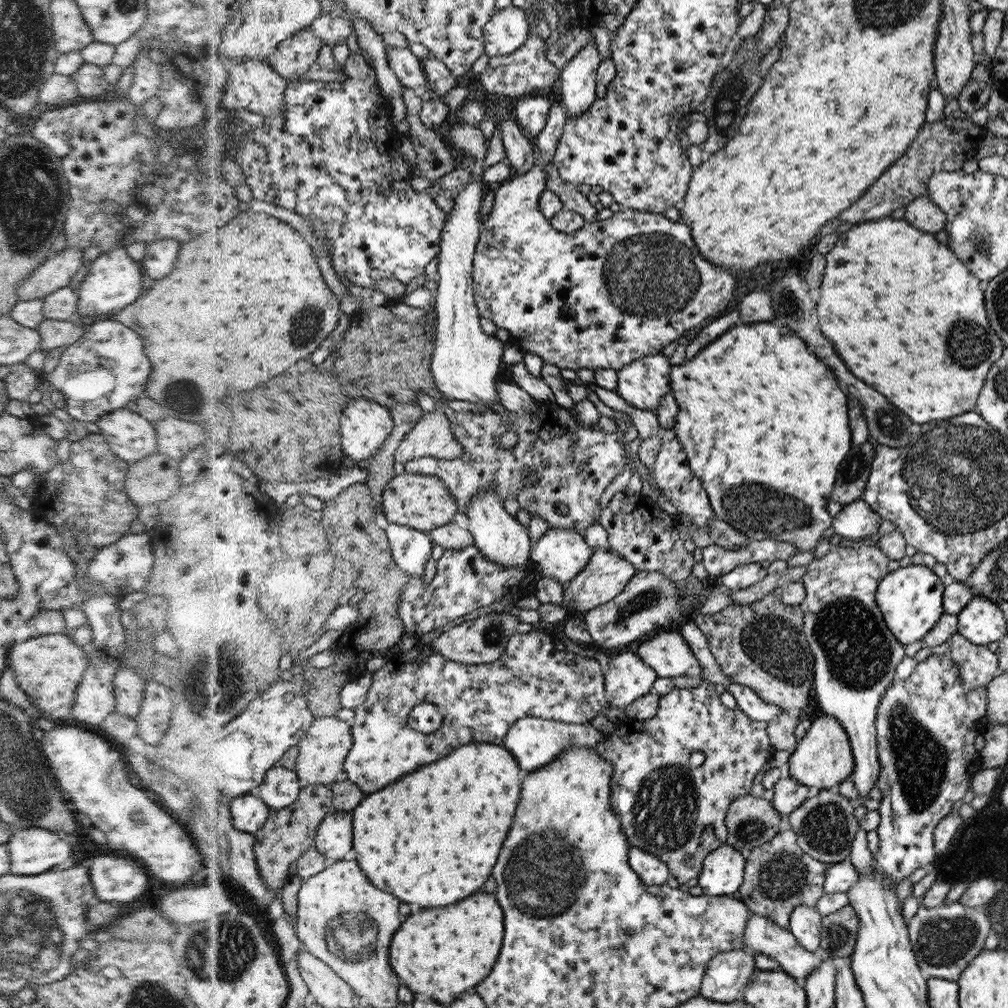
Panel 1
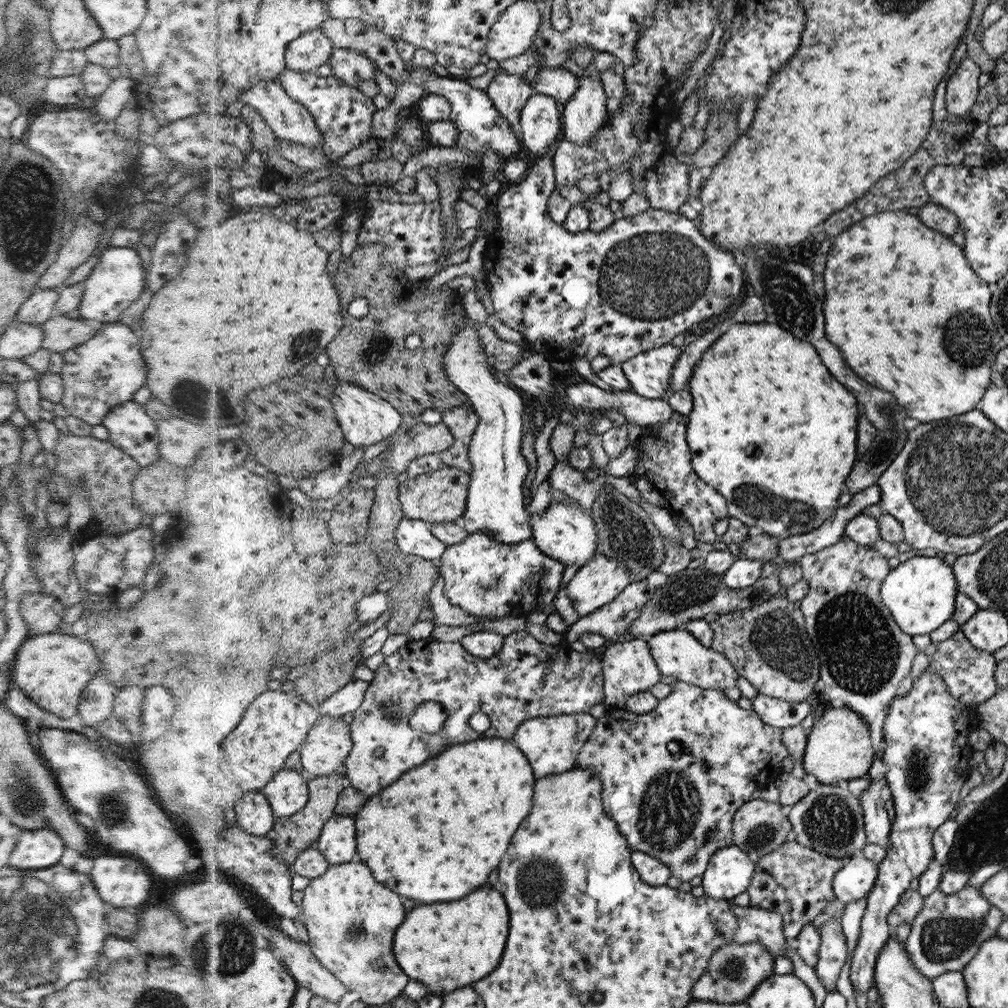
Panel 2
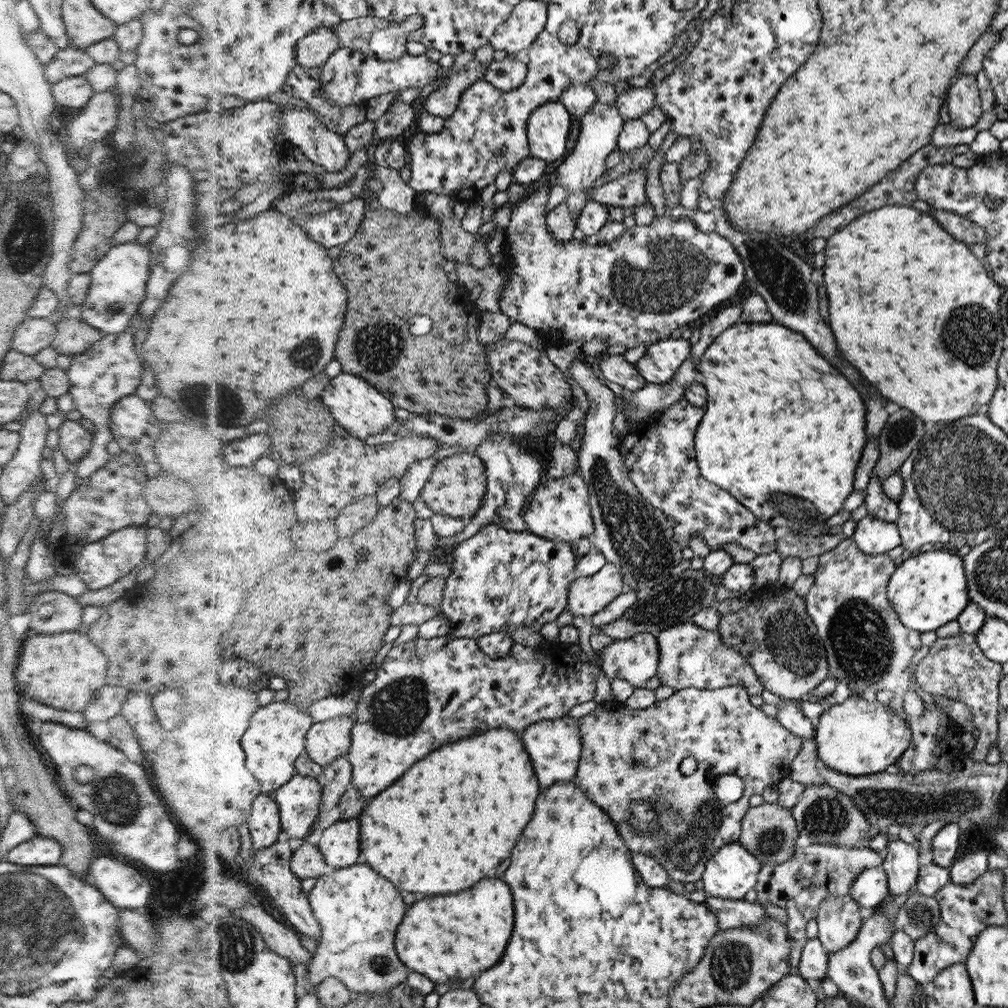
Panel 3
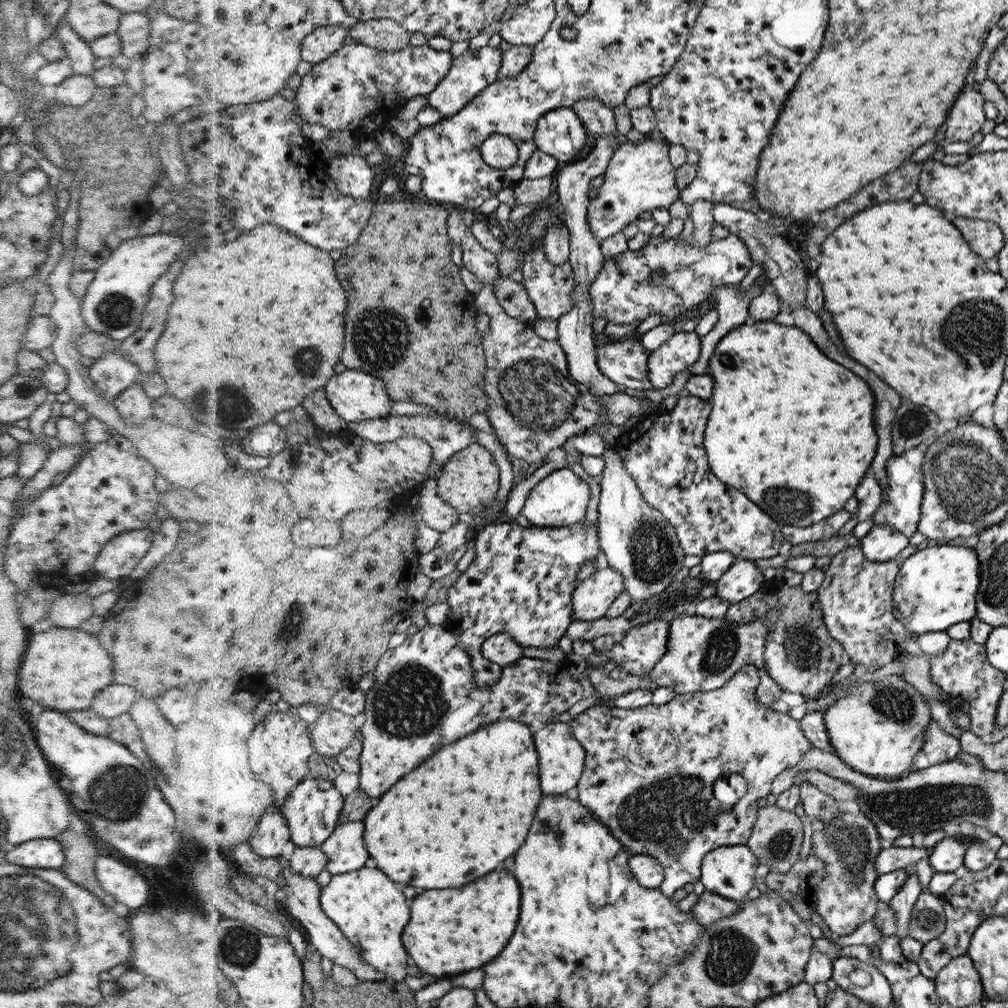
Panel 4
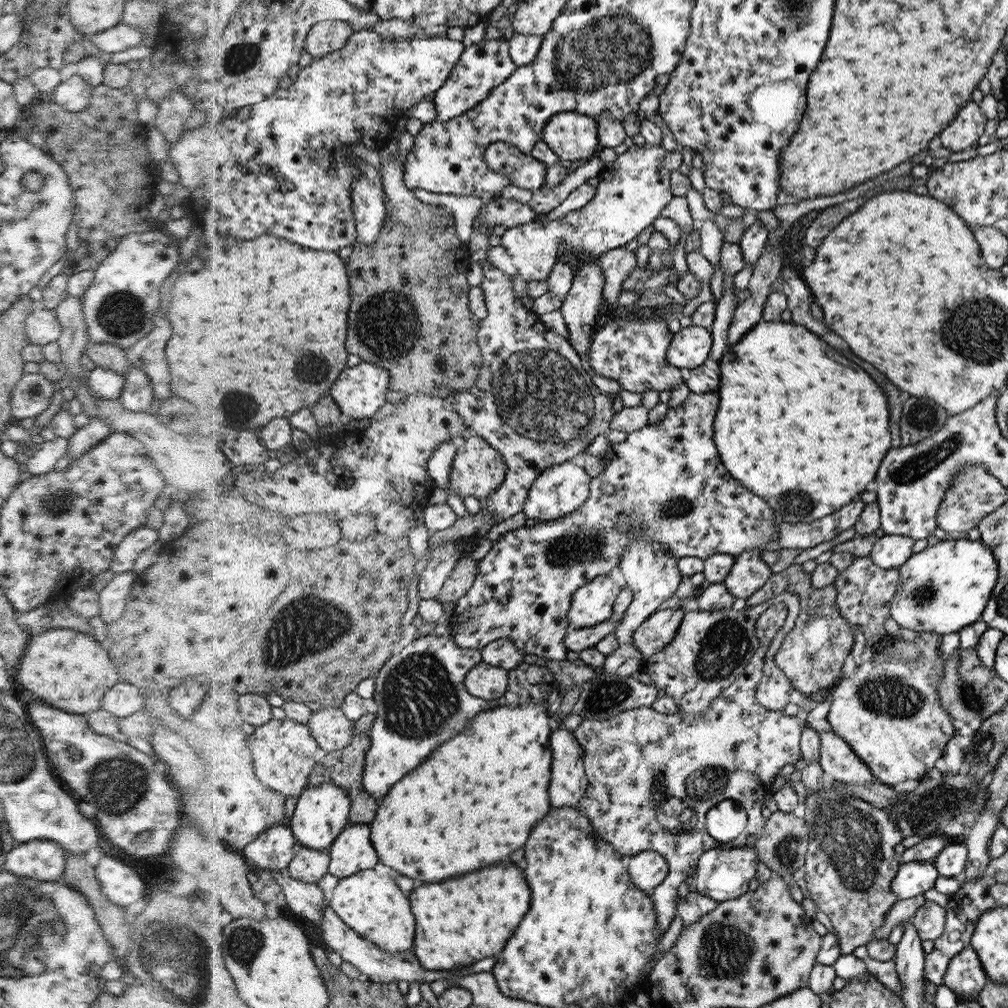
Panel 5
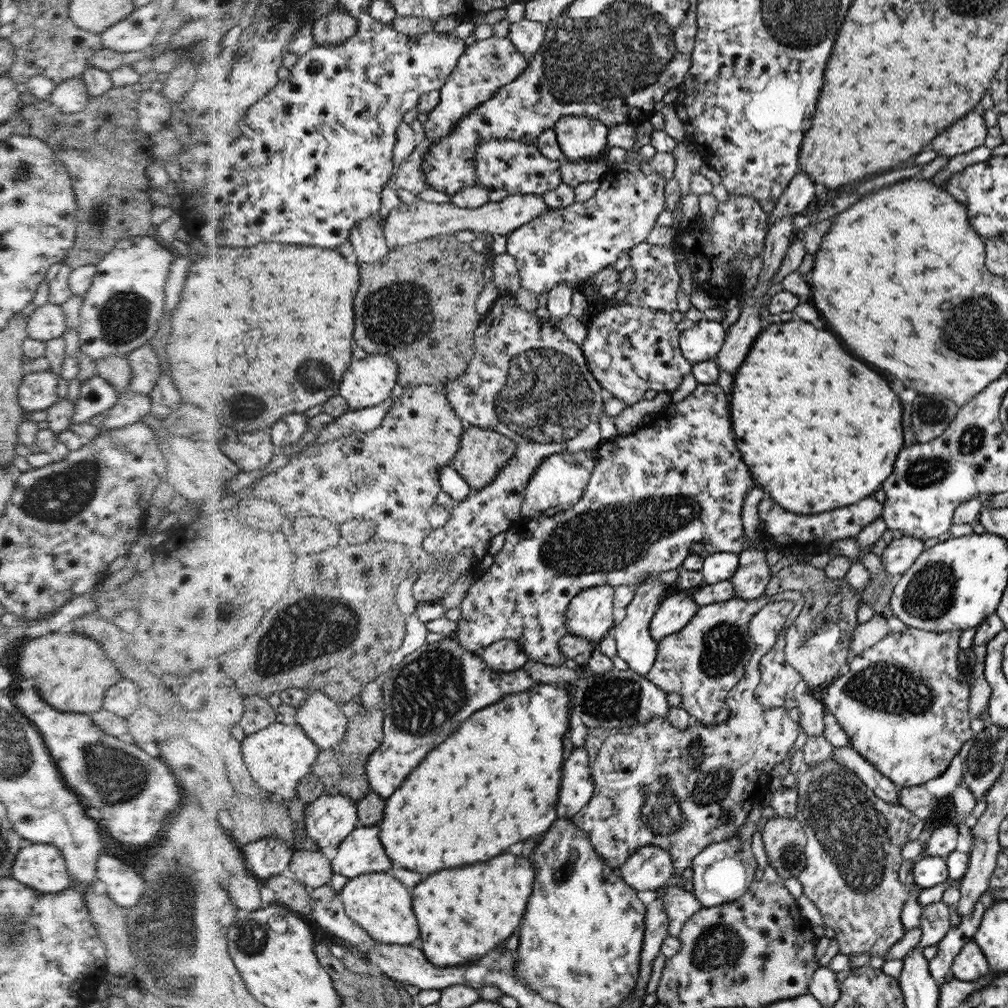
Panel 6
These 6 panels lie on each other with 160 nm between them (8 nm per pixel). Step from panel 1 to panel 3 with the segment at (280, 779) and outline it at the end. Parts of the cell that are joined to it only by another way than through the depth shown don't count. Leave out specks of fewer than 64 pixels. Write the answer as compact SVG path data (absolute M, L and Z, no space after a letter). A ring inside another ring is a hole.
M298 774L274 797L281 808L283 830L296 840L308 839L320 818L325 797L319 779Z

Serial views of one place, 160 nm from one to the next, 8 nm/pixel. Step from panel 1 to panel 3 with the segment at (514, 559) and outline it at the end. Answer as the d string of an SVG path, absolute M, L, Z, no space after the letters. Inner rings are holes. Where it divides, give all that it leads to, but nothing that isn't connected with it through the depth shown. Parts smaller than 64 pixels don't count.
M492 434L486 440L482 440L473 451L478 458L481 458L487 470L487 492L483 496L484 504L474 517L467 519L467 523L459 535L454 538L439 536L438 546L457 546L459 542L474 536L488 524L497 524L512 532L526 530L522 510L524 510L524 504L530 498L530 494L540 484L540 476L542 476L540 462L523 448L518 437L510 434Z

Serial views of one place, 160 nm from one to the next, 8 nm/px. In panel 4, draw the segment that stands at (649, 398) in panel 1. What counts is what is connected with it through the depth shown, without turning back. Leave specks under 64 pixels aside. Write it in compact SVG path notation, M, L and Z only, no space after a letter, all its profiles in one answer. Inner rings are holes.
M680 331L674 333L662 346L651 352L647 366L651 370L651 384L653 389L665 389L673 383L674 376L679 372L686 371L698 360L700 356L700 336L695 331Z

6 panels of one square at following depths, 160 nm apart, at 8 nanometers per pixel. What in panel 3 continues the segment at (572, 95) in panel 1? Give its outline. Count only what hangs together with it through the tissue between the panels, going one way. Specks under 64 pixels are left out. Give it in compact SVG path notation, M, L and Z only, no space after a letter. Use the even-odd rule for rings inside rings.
M598 101L596 104L590 107L588 113L582 118L579 118L579 122L576 127L579 129L579 135L575 140L575 145L570 149L567 156L564 158L562 164L558 168L557 184L568 189L568 198L564 201L569 208L573 221L575 222L575 232L573 233L574 239L586 239L588 238L579 228L577 228L577 218L582 212L584 205L587 204L586 188L592 185L595 180L602 177L606 169L604 160L608 158L608 154L615 150L619 145L619 134L623 129L625 120L620 111L613 105L609 106L604 102Z

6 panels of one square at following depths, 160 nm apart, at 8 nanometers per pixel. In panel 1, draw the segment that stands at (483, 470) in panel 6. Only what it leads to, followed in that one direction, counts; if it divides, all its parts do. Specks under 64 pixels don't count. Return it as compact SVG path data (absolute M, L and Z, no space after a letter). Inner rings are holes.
M402 473L394 477L383 495L386 518L394 524L411 526L416 530L431 532L454 523L459 509L456 497L439 476Z

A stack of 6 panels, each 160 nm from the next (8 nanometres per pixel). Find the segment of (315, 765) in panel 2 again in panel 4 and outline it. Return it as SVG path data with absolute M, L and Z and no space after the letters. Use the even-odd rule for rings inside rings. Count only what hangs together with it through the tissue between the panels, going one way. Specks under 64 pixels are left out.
M324 709L311 732L317 752L328 757L340 756L358 736L356 718L342 710Z

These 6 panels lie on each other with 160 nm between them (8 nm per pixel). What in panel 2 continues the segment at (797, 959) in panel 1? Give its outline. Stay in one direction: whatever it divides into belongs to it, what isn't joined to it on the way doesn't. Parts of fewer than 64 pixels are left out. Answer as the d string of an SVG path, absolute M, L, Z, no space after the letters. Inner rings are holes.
M730 902L730 904L732 914L736 915L736 922L738 922L738 928L736 928L734 937L736 944L750 944L758 941L774 957L788 957L787 942L792 944L793 941L787 939L783 934L783 921L780 914L777 914L775 911L761 909L760 907L738 906L733 902Z

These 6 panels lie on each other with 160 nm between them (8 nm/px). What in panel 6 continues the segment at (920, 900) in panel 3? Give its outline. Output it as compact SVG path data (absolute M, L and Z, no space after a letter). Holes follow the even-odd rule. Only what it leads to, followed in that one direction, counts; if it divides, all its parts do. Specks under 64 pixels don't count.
M946 903L923 906L919 929L922 931L920 949L937 945L950 930L950 914Z

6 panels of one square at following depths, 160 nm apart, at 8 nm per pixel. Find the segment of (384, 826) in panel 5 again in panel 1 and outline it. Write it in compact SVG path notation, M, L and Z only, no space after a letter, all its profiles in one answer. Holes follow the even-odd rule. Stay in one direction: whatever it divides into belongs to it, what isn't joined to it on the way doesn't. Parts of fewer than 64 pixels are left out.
M474 742L460 746L459 748L460 750L456 750L456 754L450 754L448 758L444 758L440 762L434 762L432 766L424 766L424 770L418 770L414 774L408 774L400 782L394 782L392 786L384 788L382 792L372 794L356 810L356 850L353 856L356 856L356 852L358 852L358 862L364 866L364 872L382 890L388 890L388 892L396 894L400 900L410 902L410 904L420 902L420 906L424 906L424 908L436 908L436 906L456 904L458 900L462 900L462 898L478 892L484 886L484 882L492 874L492 868L496 864L498 852L502 848L502 842L506 840L506 834L510 830L510 824L512 824L512 818L514 818L514 810L516 810L518 798L520 798L520 784L522 784L525 773L519 768L519 763L515 759L515 755L507 747L490 742Z

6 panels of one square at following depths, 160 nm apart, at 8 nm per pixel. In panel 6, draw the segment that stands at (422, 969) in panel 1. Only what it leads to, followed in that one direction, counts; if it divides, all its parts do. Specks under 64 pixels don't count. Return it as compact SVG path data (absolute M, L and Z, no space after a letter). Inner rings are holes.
M502 854L500 858L492 858L476 866L444 870L424 880L414 892L414 902L416 914L420 914L422 936L426 942L424 952L428 958L436 966L450 967L464 964L464 952L466 962L474 962L494 950L518 928L532 894L532 884L532 864L526 858L512 854Z

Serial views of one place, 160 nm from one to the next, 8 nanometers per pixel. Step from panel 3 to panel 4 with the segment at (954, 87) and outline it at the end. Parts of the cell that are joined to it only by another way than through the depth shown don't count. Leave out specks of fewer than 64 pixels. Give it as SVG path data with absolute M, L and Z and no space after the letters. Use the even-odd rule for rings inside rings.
M972 85L963 86L962 92L959 92L954 105L950 108L946 121L944 134L949 143L972 140L972 136L986 122L982 106L984 106L982 94L974 90Z

